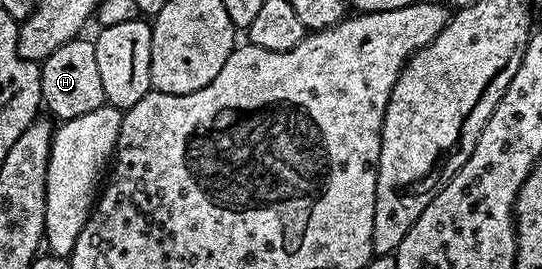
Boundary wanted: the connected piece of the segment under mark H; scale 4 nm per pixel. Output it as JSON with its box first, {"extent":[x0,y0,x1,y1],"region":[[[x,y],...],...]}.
{"extent":[40,37,106,120],"region":[[[78,37],[67,41],[59,45],[55,53],[40,60],[41,101],[44,110],[49,110],[48,114],[54,120],[83,117],[83,113],[92,113],[94,109],[106,106],[103,81],[99,78],[99,64],[95,62],[95,42],[92,38],[85,38]]]}

